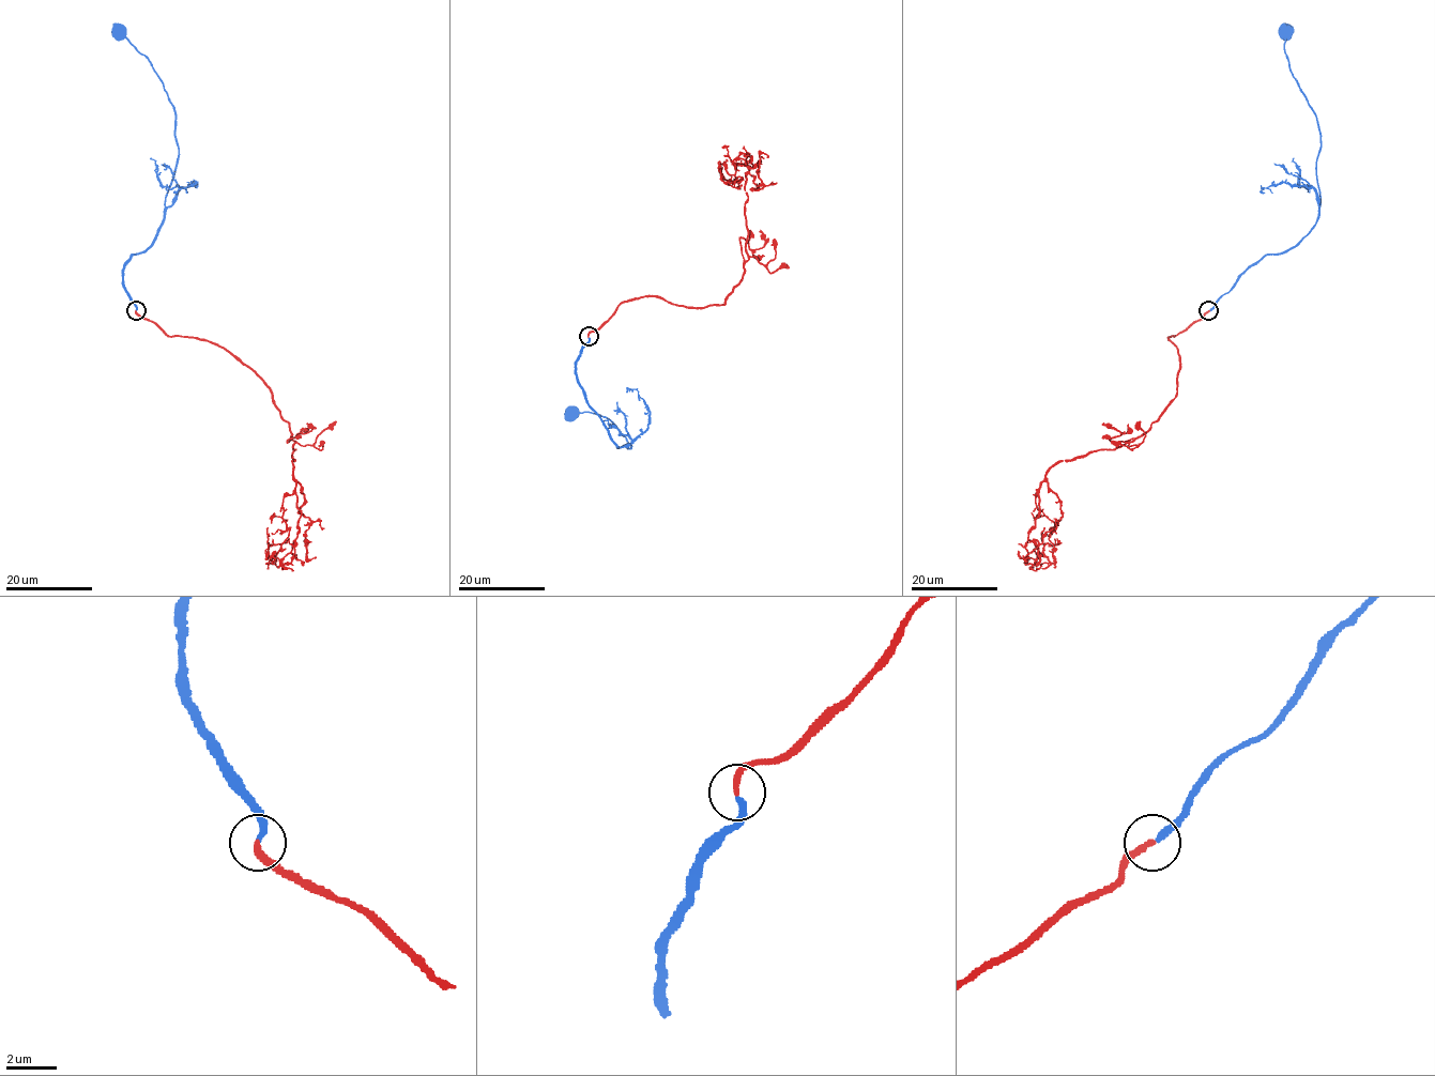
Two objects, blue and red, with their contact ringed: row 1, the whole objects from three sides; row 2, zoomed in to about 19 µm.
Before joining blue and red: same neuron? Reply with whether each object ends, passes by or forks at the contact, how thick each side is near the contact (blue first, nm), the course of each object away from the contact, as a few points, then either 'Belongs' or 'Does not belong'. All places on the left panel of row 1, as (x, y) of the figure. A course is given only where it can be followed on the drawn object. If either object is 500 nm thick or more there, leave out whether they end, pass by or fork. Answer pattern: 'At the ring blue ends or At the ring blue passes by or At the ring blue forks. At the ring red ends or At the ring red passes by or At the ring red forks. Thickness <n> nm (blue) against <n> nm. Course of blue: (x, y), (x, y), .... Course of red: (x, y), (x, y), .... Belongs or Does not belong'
At the ring blue ends. At the ring red ends. Thickness 240 nm (blue) against 240 nm. Course of blue: (136, 311), (123, 268), (150, 245), (161, 224), (179, 154), (174, 112), (165, 90), (152, 64), (119, 32). Course of red: (136, 311), (169, 336), (224, 347), (271, 393), (295, 442), (295, 487), (269, 563), (269, 543), (289, 538). Belongs

